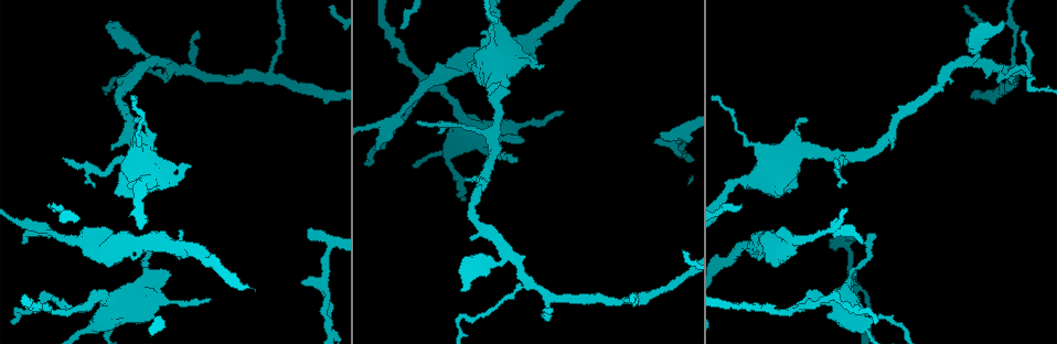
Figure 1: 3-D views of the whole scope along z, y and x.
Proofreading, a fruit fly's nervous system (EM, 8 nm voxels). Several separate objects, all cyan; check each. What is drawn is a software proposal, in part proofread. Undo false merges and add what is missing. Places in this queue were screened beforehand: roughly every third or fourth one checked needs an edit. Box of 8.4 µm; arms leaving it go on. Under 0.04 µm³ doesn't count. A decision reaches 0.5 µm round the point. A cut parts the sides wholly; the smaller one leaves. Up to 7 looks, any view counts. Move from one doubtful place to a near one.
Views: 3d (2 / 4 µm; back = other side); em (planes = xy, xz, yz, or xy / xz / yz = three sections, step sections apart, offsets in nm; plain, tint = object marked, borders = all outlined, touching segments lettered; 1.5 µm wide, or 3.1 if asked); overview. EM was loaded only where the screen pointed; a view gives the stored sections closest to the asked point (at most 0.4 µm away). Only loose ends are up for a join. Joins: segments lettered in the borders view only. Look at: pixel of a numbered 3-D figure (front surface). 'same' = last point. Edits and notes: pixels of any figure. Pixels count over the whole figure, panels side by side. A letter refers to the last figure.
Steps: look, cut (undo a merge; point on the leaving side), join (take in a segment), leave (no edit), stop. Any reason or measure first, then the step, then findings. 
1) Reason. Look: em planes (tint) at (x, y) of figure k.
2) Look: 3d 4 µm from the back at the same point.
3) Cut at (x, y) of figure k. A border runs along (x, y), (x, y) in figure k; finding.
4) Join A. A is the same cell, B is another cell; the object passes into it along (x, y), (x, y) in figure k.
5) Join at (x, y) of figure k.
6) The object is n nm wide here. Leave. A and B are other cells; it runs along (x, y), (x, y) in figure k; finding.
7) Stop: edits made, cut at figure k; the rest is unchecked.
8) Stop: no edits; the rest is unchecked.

Narrows sharply. Look: 3d 2 µm at (49, 231) of figure 1.

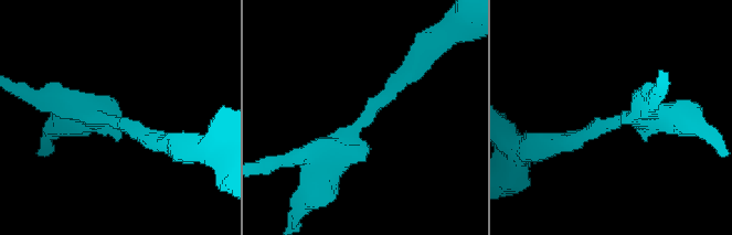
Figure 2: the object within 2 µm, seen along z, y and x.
Look: em planes (borders) at (613, 127) of figure 2.

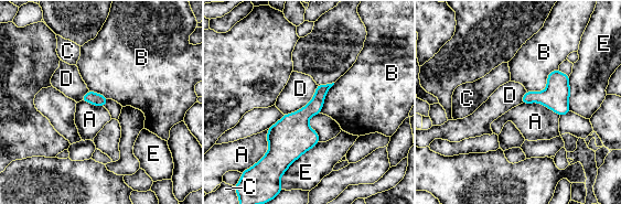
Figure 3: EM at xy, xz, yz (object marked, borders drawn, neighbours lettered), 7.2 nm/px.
Leave. A, B, C, D and E are other cells; continuous, no second neuron.

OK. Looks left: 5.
Three arms meet. Look: 3d 4 µm at (450, 163) of figure 1.

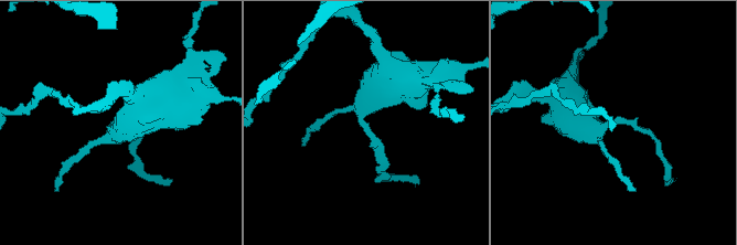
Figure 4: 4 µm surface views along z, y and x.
3 arms meet here; shape alone is not enough. Look: em planes (borders) at (363, 122) of figure 4.

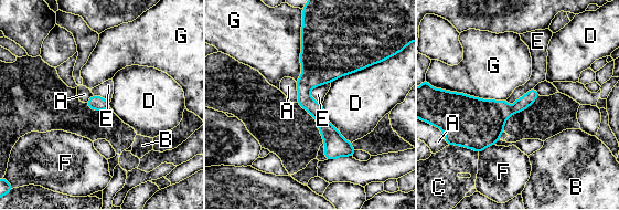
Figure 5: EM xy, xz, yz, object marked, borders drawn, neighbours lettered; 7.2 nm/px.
The object is 100 nm wide here; the longest contact is with G, 440 nm. Leave. A, B, C, D, E, F and G are other cells; continuous, no second neuron.

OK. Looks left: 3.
Branch stops here. Look: em planes (borders) at (536, 64) of figure 1.

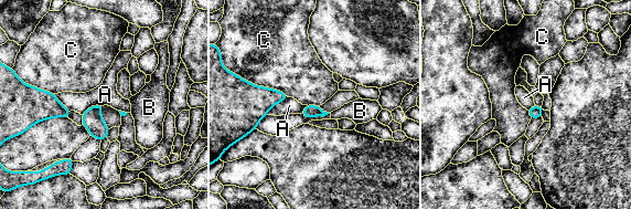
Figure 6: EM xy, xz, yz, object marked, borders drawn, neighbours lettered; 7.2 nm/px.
The longest contact is with C, 360 nm. Leave. A, B and C are other cells; a border runs along (287, 96), (276, 103), (266, 114) in figure 6; no lettered segment goes on from it.

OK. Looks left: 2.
Stop: no edits; the rest is unchecked.

